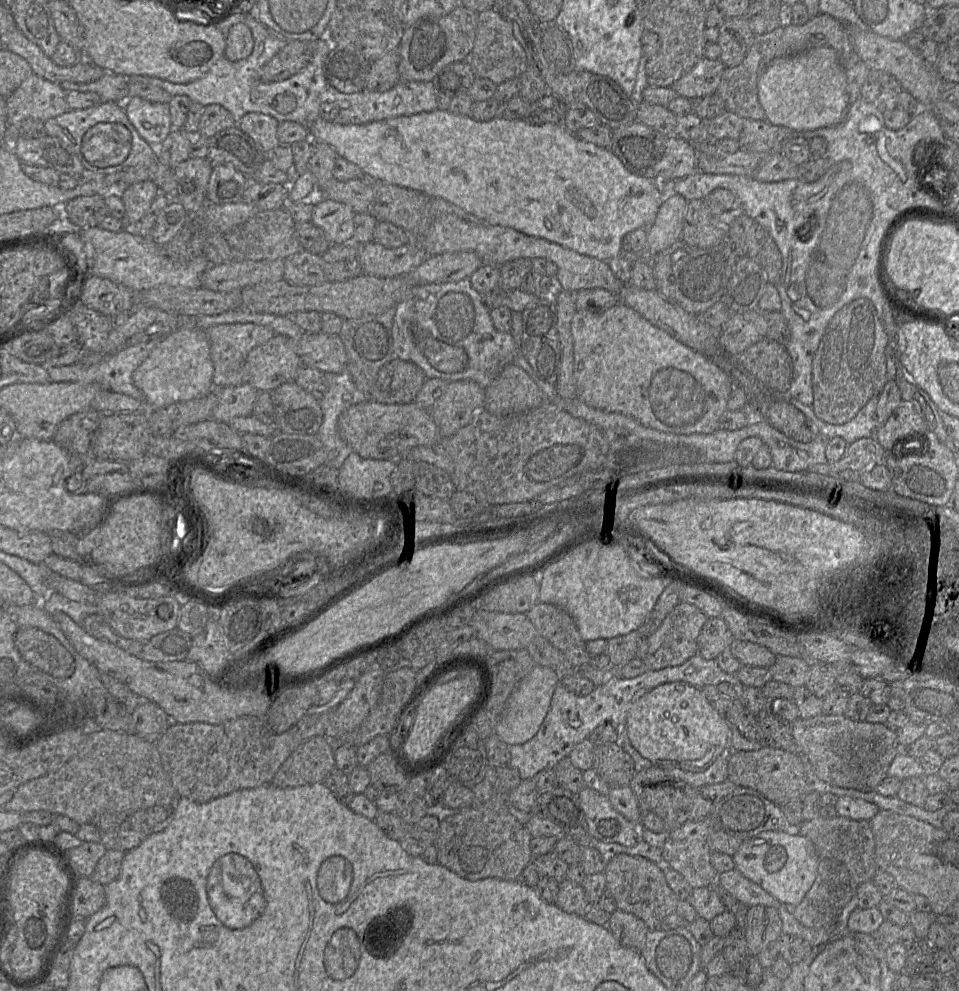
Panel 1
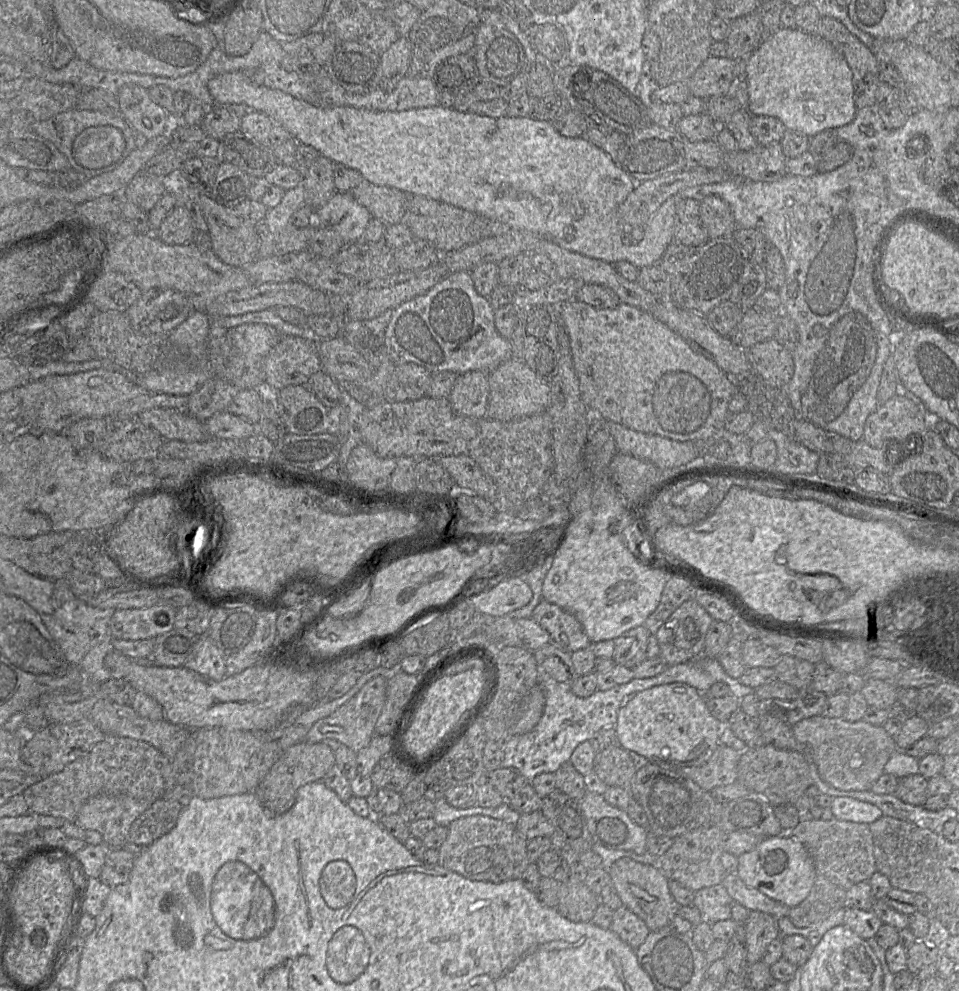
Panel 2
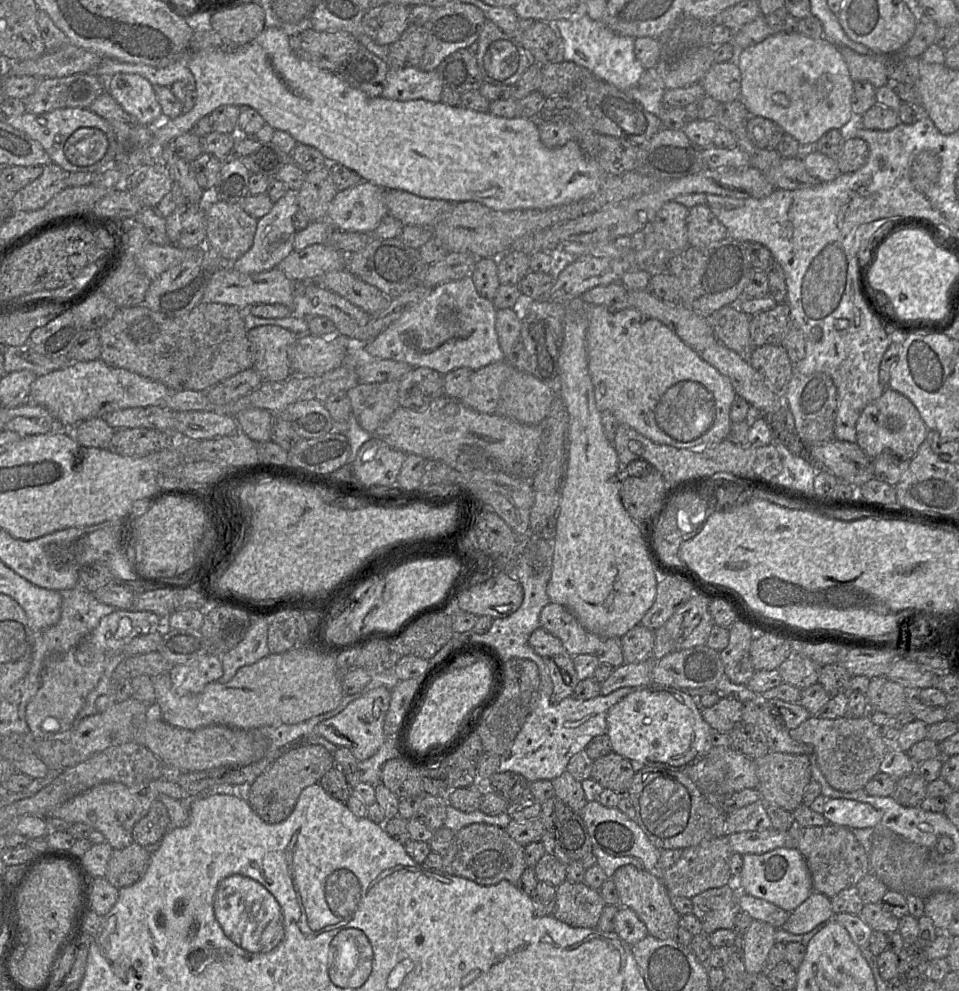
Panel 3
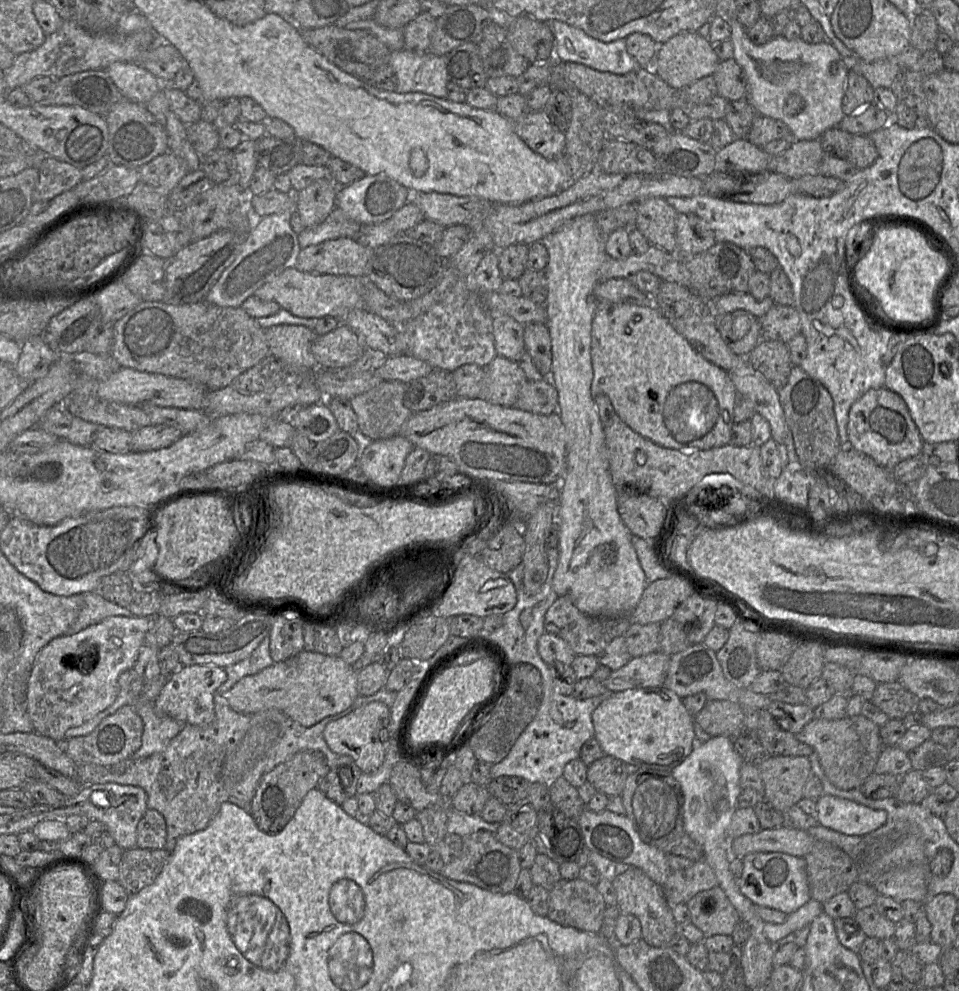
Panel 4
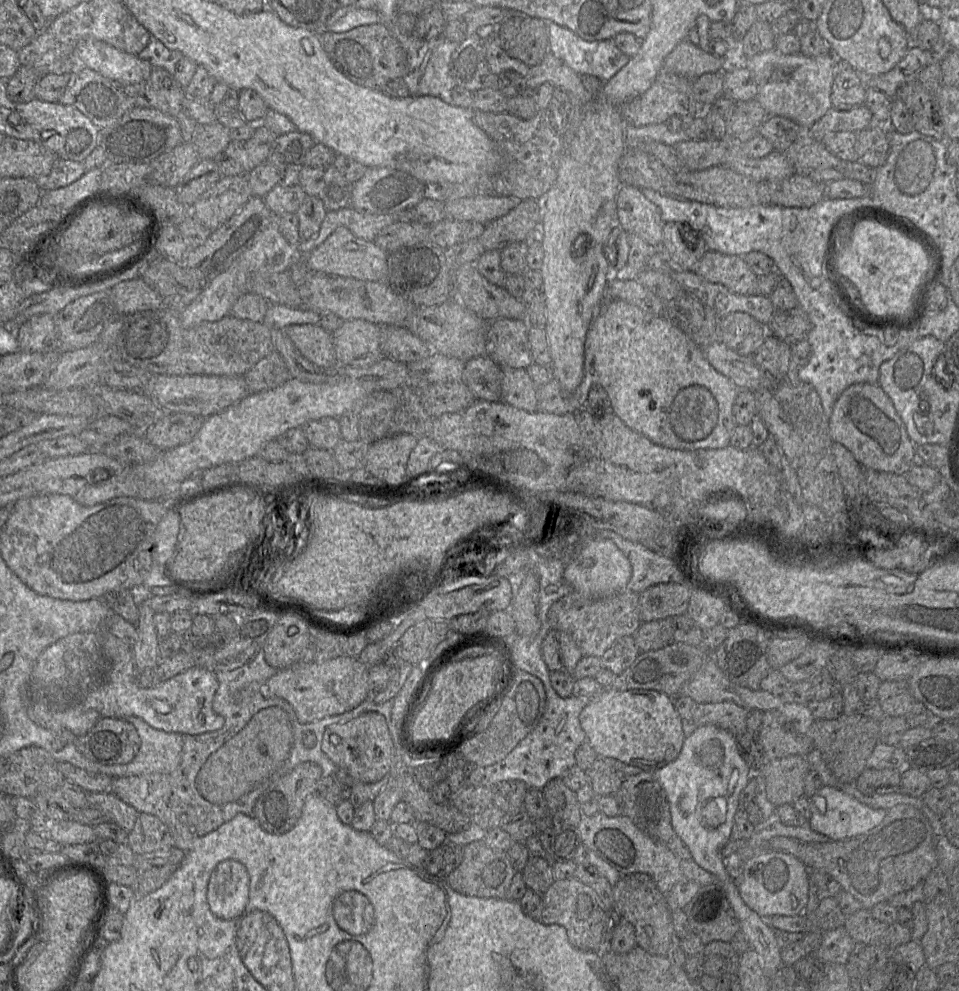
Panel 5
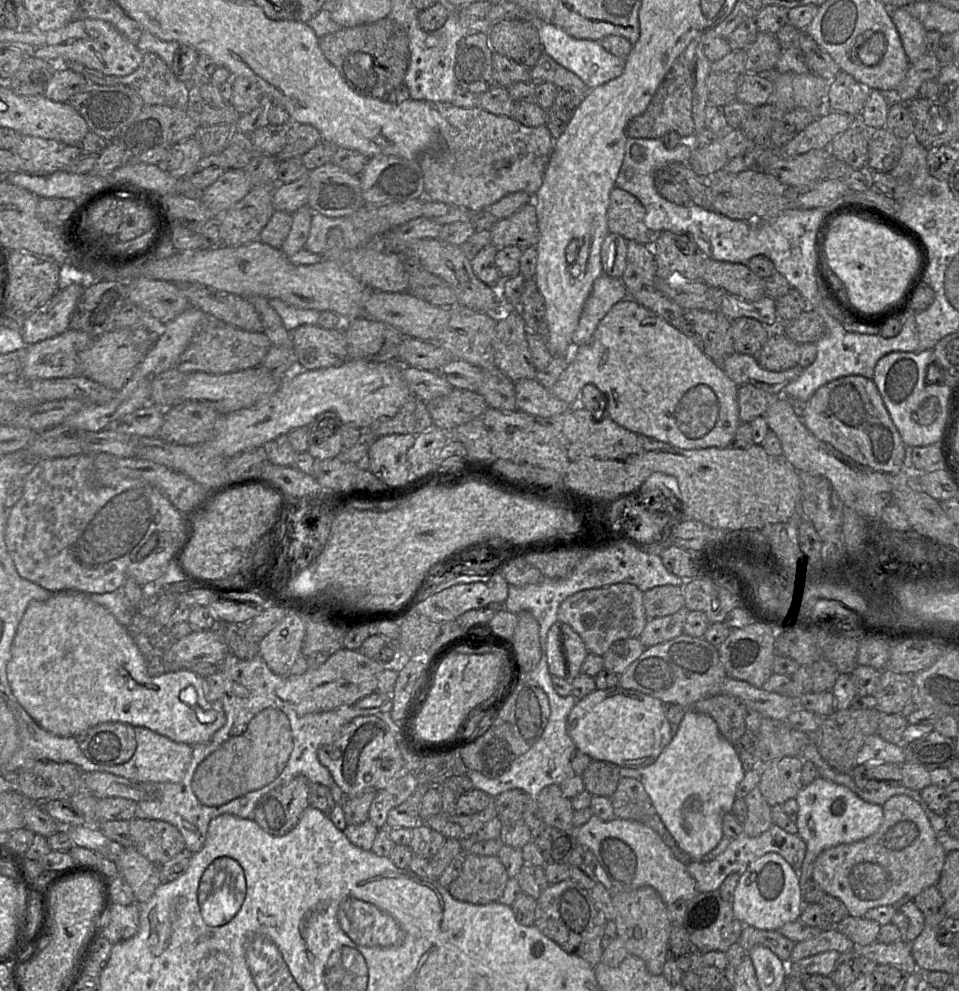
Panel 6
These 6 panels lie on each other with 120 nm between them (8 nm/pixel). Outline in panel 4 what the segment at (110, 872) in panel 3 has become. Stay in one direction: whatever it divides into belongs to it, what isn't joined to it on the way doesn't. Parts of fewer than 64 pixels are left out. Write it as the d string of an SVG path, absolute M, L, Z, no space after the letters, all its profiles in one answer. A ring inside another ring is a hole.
M134 847L125 850L119 864L117 881L129 894L135 894L156 880L170 855L165 849Z

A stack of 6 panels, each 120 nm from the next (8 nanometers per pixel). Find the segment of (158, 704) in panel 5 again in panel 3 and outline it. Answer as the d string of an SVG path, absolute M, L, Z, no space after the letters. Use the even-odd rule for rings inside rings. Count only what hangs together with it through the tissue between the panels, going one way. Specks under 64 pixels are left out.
M206 655L175 665L169 672L174 691L179 695L200 693L207 684L215 682L223 675L221 655Z

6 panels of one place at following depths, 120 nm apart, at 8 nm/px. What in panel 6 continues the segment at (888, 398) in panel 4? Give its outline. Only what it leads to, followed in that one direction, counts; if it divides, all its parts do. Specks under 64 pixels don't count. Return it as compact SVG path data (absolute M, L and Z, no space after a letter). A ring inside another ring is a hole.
M851 375L833 380L818 388L806 403L798 406L798 411L807 429L817 439L832 445L836 450L862 466L884 473L899 473L903 469L906 445L872 379Z

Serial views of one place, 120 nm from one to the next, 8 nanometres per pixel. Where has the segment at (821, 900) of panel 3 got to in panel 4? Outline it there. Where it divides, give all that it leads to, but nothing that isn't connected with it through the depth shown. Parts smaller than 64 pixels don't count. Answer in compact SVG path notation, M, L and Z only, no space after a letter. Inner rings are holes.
M712 736L703 743L697 743L690 755L672 770L672 775L683 791L685 830L703 848L704 860L715 872L718 886L725 892L740 919L750 926L751 935L765 937L770 943L776 944L790 933L810 926L823 912L823 904L810 898L805 905L789 914L784 923L772 924L763 921L756 912L755 905L741 893L739 881L735 881L730 872L730 842L733 839L728 837L728 827L738 809L737 799L742 791L740 769L743 762L733 746L732 738Z

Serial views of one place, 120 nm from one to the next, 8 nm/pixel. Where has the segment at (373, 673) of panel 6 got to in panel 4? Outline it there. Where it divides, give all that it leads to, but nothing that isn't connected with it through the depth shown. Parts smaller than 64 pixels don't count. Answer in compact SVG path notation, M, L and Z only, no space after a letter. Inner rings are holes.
M302 650L285 661L243 677L223 694L223 698L232 710L240 714L276 709L303 727L311 727L353 704L359 696L357 674L340 656Z

